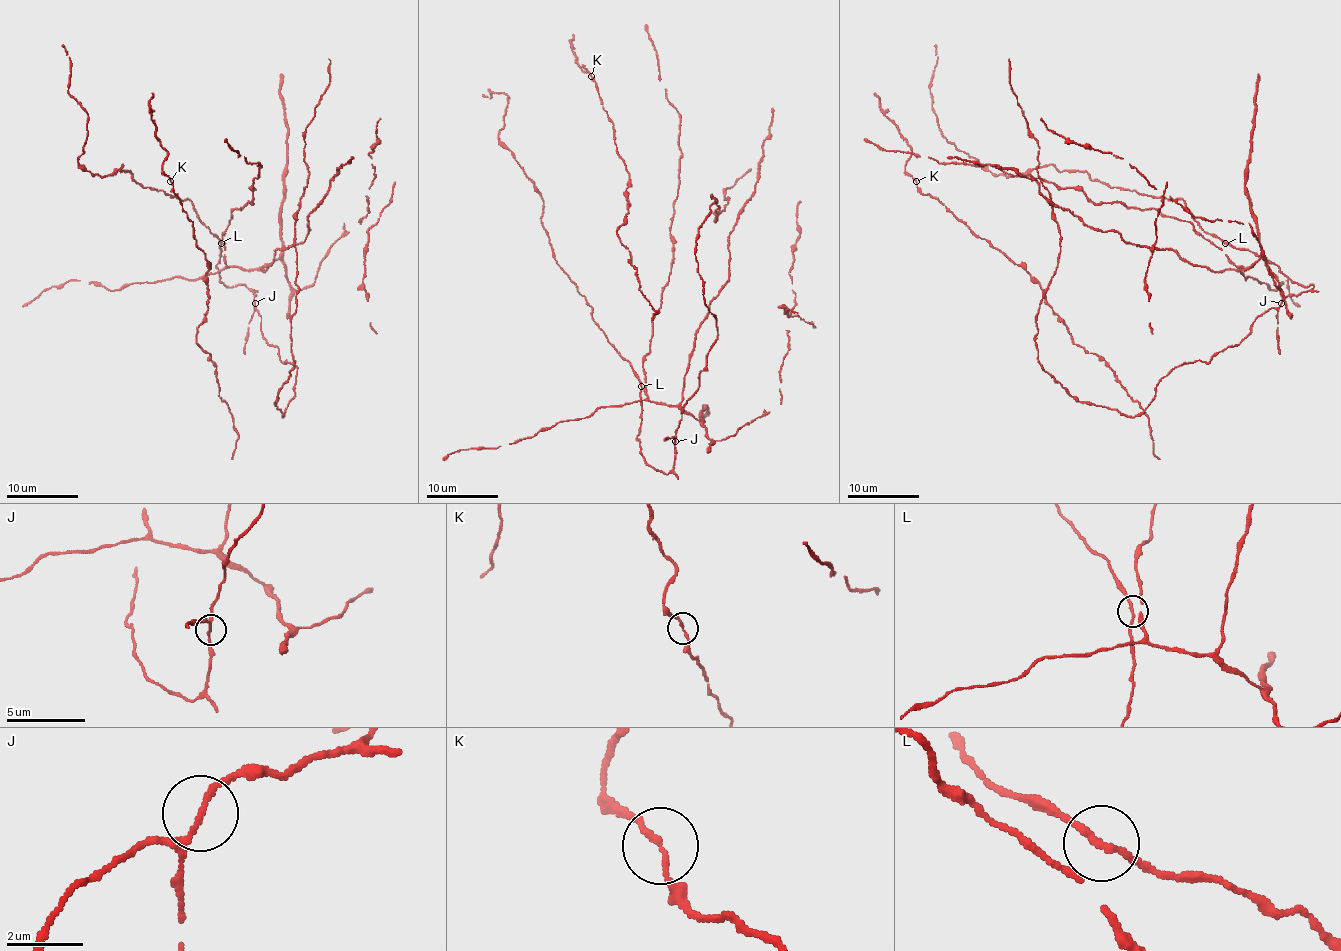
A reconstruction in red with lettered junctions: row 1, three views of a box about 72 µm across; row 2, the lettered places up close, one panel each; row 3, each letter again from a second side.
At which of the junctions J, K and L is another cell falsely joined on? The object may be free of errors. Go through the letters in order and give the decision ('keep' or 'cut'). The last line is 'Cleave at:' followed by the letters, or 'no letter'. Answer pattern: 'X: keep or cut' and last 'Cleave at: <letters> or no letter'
J: keep
K: keep
L: keep
Cleave at: no letter

